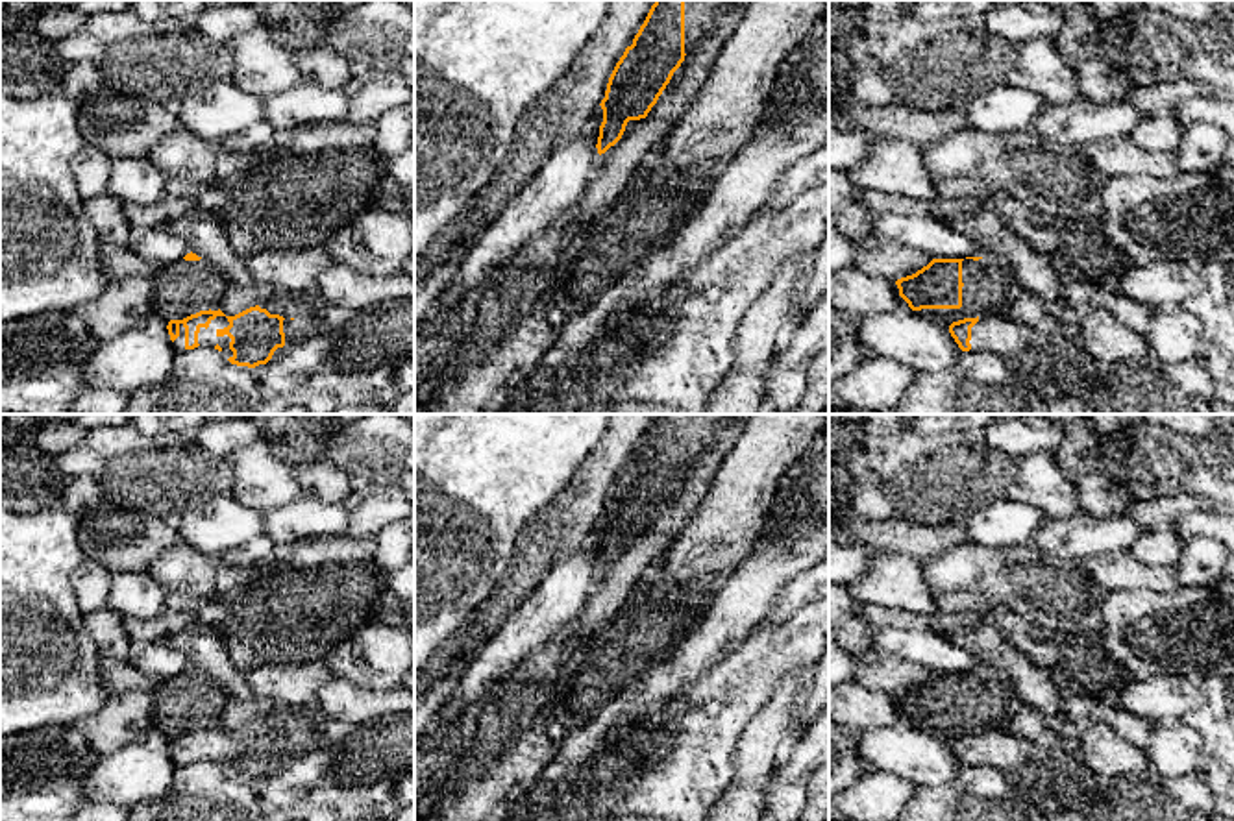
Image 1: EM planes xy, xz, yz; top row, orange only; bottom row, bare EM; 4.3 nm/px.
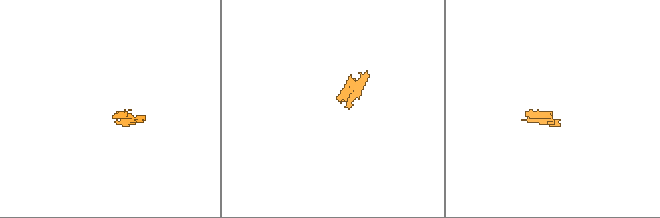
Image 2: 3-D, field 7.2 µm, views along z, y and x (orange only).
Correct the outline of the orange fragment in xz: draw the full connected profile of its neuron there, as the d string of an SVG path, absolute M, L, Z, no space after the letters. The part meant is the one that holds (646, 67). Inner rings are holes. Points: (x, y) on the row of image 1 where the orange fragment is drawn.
M655 0L609 78L599 104L599 155L622 139L629 120L648 116L685 55L685 0Z

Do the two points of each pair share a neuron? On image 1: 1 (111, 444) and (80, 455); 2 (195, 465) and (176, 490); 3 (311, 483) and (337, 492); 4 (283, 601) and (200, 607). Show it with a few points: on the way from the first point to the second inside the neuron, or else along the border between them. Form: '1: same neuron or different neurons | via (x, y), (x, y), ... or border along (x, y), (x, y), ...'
1: same neuron | via (104, 450), (98, 455), (87, 455)
2: same neuron | via (189, 470), (176, 485)
3: same neuron | via (317, 483), (332, 487)
4: same neuron | via (263, 607), (221, 607)

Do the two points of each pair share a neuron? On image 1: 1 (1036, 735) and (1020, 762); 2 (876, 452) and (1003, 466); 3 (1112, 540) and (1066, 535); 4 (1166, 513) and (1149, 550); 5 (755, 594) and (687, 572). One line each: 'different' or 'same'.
1: different
2: same
3: same
4: same
5: different

